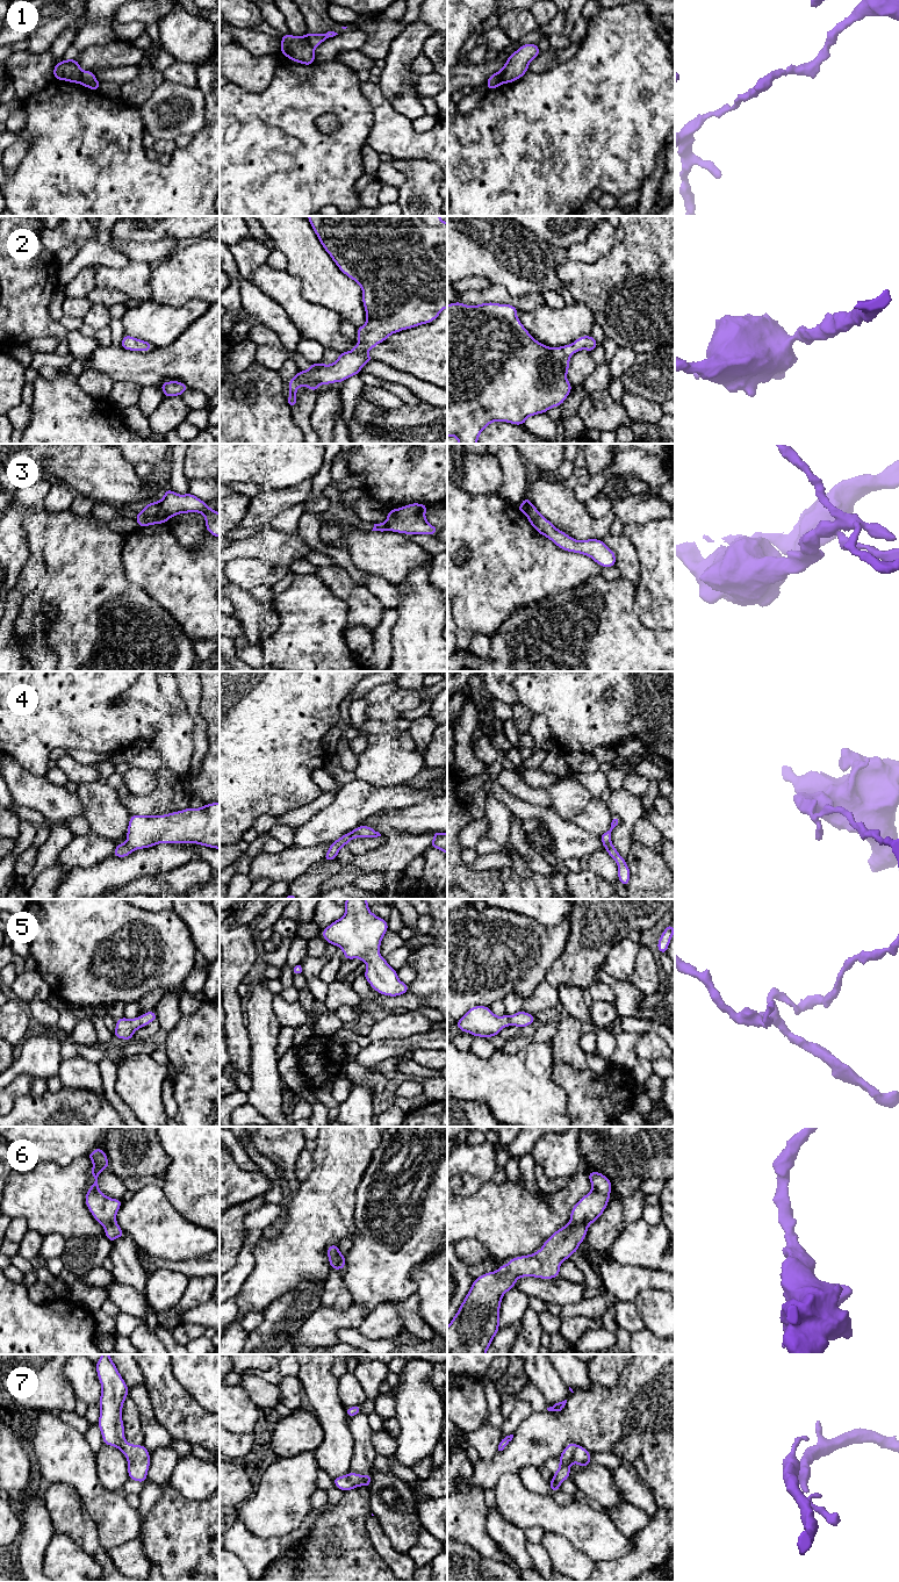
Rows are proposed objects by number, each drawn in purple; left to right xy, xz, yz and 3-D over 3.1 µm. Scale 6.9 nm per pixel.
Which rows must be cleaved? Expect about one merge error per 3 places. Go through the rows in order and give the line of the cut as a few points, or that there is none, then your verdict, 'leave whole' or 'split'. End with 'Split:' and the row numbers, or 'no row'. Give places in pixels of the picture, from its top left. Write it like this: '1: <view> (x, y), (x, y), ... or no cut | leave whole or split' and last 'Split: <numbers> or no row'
1: xy (83, 71), (79, 83) | split
2: no cut | leave whole
3: xy (157, 502), (168, 518) | split
4: xy (126, 843), (132, 849) | split
5: no cut | leave whole
6: no cut | leave whole
7: no cut | leave whole
Split: 1, 3, 4

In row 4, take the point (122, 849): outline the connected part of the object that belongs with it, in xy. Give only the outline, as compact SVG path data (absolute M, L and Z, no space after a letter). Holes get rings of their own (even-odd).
M118 843L113 853L115 857L127 857L132 853L132 849L127 843Z

